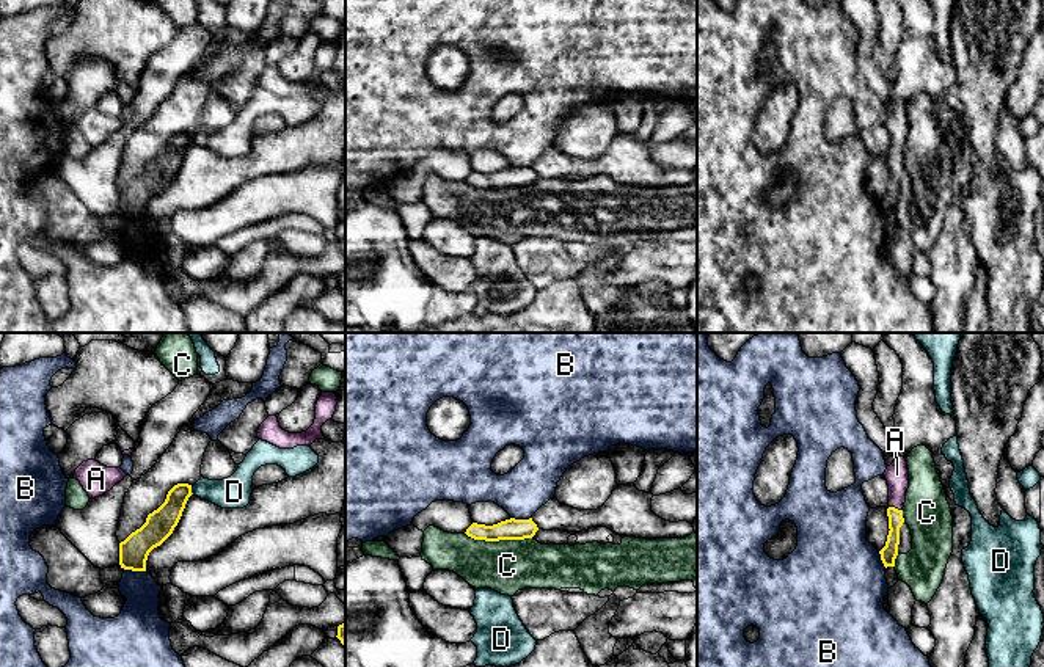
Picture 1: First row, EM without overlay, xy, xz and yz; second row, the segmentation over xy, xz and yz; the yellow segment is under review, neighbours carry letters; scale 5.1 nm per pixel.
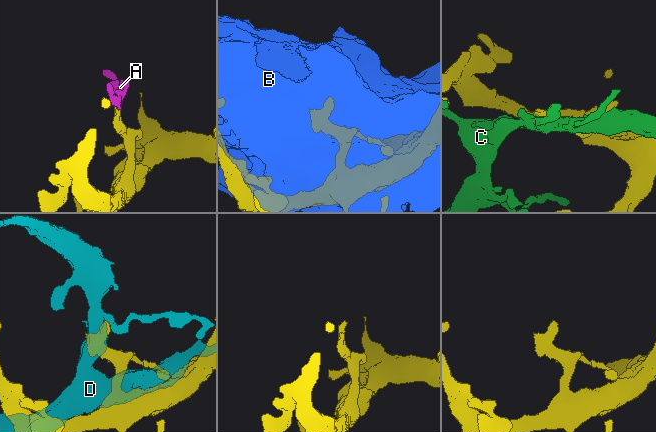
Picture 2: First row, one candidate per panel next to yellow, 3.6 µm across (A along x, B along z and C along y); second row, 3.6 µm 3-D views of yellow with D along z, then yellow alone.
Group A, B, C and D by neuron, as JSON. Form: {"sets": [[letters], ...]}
{"sets": [["A"], ["B"], ["C"], ["D"]]}

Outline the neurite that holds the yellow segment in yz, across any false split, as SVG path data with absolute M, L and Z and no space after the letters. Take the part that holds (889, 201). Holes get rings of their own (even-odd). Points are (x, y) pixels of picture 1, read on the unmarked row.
M841 0L846 16L859 30L860 39L856 49L857 67L863 74L868 86L882 99L895 104L895 108L887 115L884 126L889 133L889 184L885 195L879 199L884 215L895 215L900 193L900 176L904 171L903 155L906 140L909 137L909 118L904 105L896 102L887 77L873 58L873 50L878 42L879 20L873 0Z

